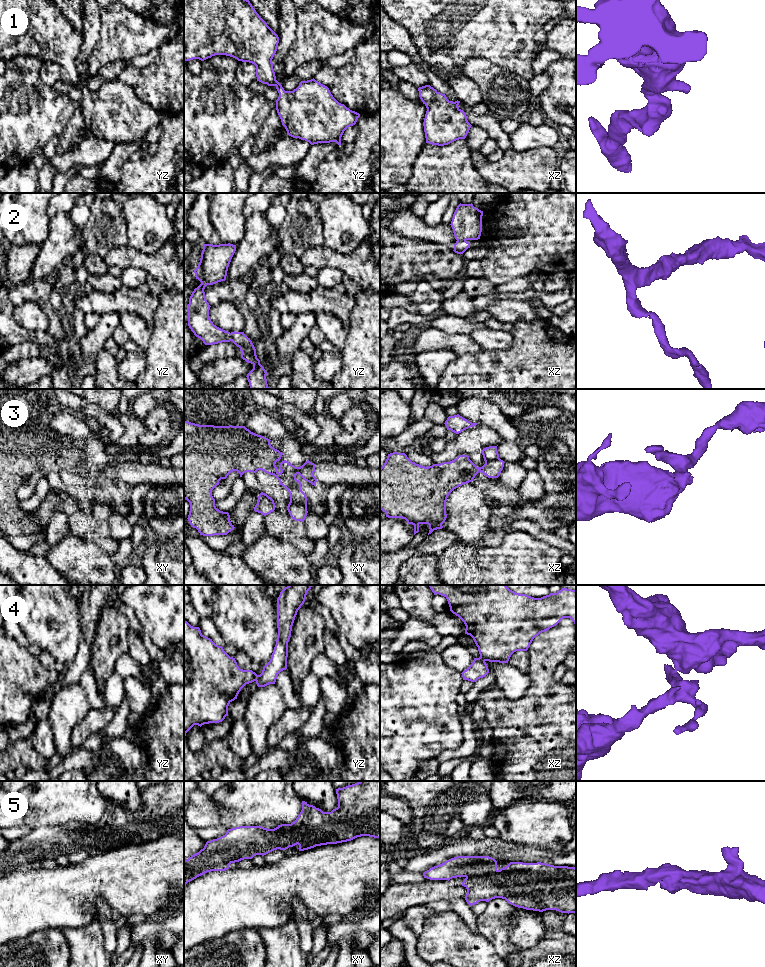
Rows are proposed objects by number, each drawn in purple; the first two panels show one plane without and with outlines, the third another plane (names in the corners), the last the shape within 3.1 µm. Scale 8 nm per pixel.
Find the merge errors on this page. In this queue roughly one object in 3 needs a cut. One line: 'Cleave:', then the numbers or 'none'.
Cleave: 3, 4

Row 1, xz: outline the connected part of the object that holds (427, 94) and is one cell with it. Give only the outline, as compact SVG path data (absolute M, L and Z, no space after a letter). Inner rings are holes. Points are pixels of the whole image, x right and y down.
M430 85L419 87L418 91L427 108L423 122L426 143L444 146L465 139L472 125L458 107L460 101L449 101Z

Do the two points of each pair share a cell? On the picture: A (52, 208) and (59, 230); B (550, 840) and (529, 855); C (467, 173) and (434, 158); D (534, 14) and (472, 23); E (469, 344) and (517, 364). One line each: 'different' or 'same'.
A: different
B: different
C: same
D: same
E: different

